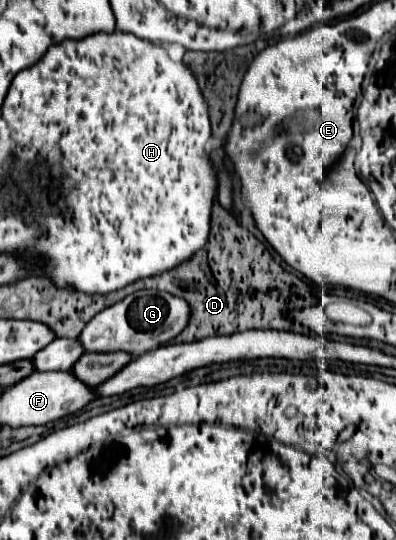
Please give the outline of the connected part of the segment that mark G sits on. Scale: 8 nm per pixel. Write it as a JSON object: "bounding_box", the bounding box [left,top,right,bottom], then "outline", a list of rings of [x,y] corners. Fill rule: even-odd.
{"bounding_box":[79,291,191,355],"outline":[[[135,291],[121,299],[119,303],[103,309],[79,335],[85,351],[107,353],[107,351],[127,351],[131,355],[143,355],[153,347],[161,347],[167,341],[175,339],[189,321],[191,307],[187,307],[185,299],[171,295],[167,291]]]}

